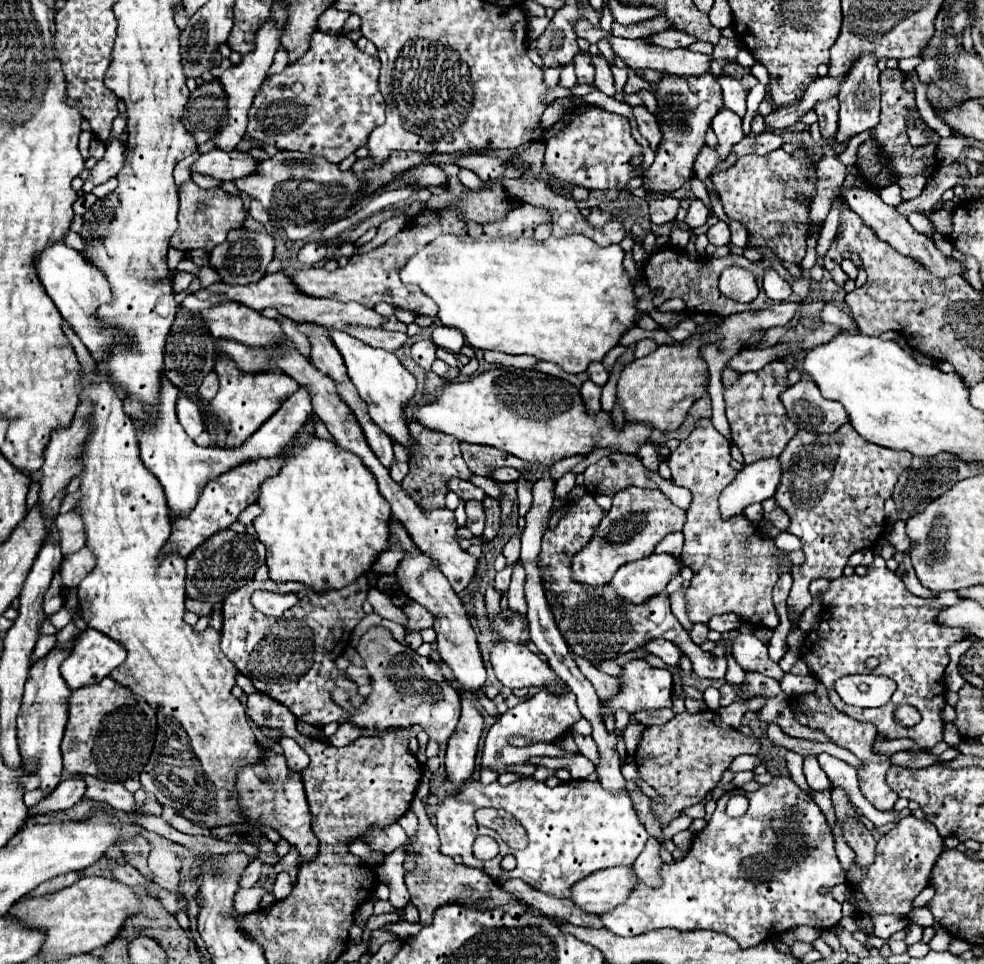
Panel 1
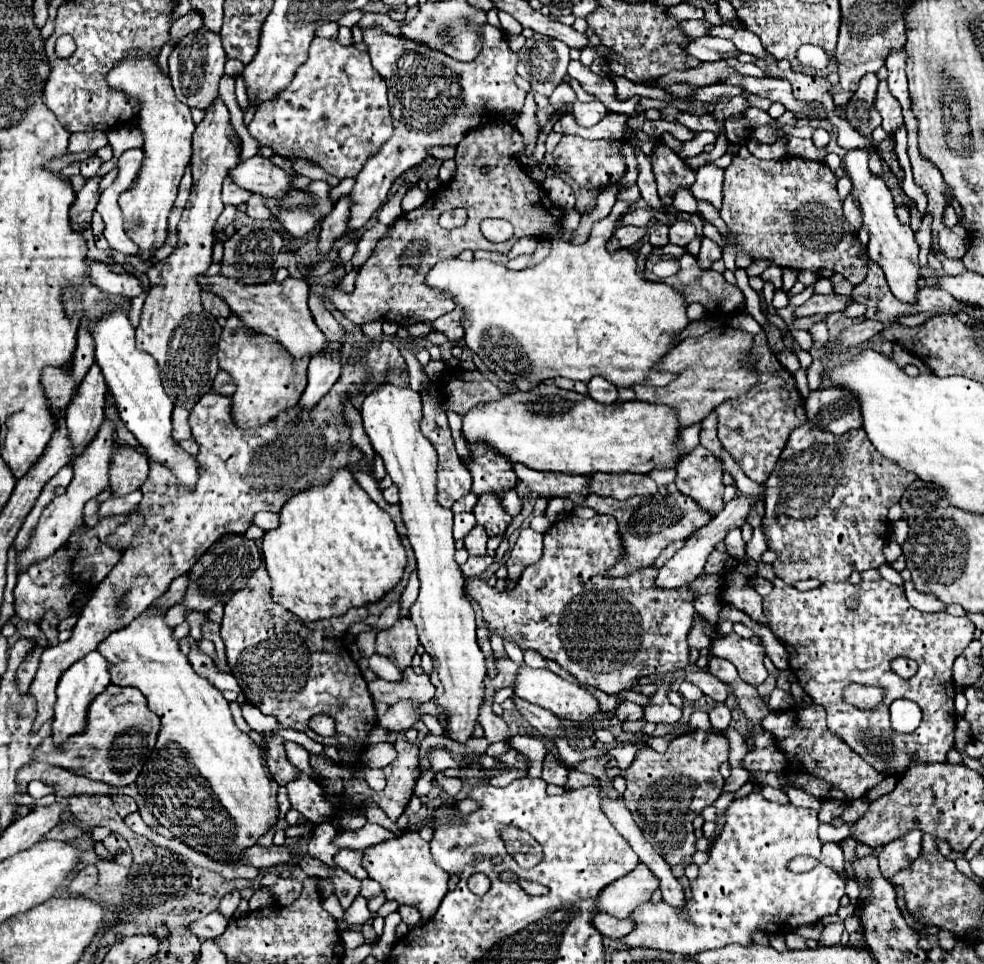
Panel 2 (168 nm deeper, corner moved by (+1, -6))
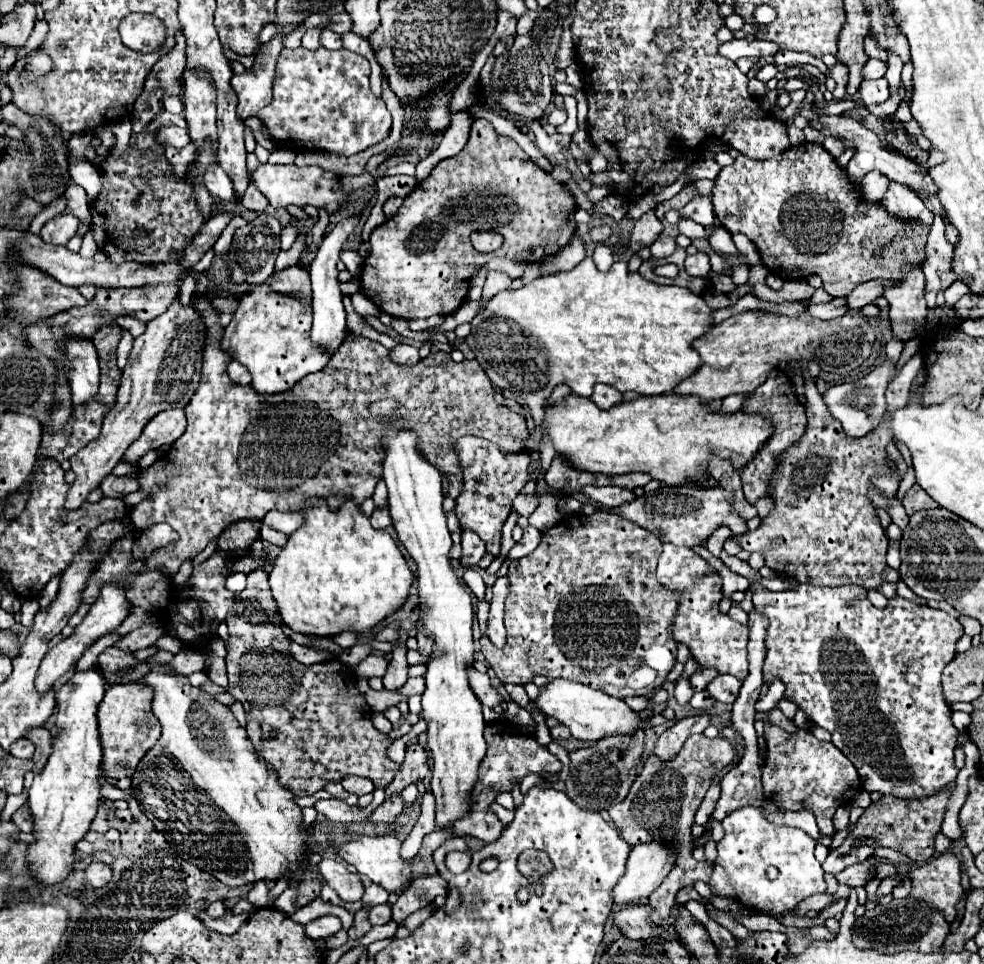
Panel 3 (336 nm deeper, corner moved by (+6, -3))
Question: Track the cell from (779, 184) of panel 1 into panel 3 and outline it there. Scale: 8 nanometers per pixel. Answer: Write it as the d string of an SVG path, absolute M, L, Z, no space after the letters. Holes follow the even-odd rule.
M799 144L799 146L793 146L789 150L785 150L783 154L779 154L777 158L769 158L769 160L753 160L753 158L747 158L743 154L739 154L735 158L735 162L731 166L723 166L719 176L715 178L715 186L713 186L713 208L715 208L715 216L717 220L721 222L723 228L727 228L731 234L745 234L759 250L761 254L761 260L763 260L763 266L767 266L771 270L771 274L783 278L783 280L803 280L811 274L819 274L823 278L823 288L827 294L831 296L845 296L849 294L855 286L867 282L867 280L875 280L875 278L897 278L899 276L899 266L901 264L921 264L925 252L925 242L927 242L927 226L921 226L917 222L909 222L909 220L897 220L895 216L891 216L881 204L867 204L865 198L861 194L857 194L855 186L847 180L845 176L845 170L841 170L835 162L833 156L829 156L829 152L821 146L821 144ZM889 244L889 250L883 252L885 260L879 260L879 248L881 246L887 246Z

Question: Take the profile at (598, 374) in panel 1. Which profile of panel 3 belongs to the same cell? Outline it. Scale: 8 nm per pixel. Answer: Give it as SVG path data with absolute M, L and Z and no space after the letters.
M595 384L593 386L593 394L591 394L591 400L599 406L599 408L611 408L615 404L621 402L621 392L613 386L605 386L605 384Z

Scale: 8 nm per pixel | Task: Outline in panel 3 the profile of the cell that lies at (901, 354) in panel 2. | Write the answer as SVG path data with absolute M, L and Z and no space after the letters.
M885 358L877 368L873 368L859 382L845 382L845 384L835 384L827 388L827 392L823 394L823 402L829 408L831 416L841 422L845 434L859 438L879 426L881 414L885 414L885 408L887 408L885 390L889 386L889 380L895 376L895 370L897 370L897 364Z

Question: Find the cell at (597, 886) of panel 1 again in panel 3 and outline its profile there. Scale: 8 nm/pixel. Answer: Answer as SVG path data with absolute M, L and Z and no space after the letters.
M657 842L633 846L629 866L613 888L613 902L617 906L627 906L647 898L653 890L657 890L671 868L673 852L665 846Z

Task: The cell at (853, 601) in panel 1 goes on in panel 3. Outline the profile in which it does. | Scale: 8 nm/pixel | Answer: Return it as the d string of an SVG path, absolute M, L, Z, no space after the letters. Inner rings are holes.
M751 582L751 592L753 592L753 604L755 610L761 612L767 620L767 638L765 638L765 646L767 646L767 656L765 656L765 666L763 666L763 680L771 682L775 676L779 676L787 690L785 690L785 698L793 700L799 708L803 708L809 716L811 722L815 722L817 726L825 728L831 732L833 736L833 744L853 762L853 766L857 768L859 776L861 776L861 784L867 792L881 792L881 794L893 794L899 798L925 798L933 792L937 792L941 786L953 782L957 778L957 768L953 764L953 750L957 744L957 728L951 722L951 708L945 702L945 696L941 692L941 672L943 668L955 658L955 644L957 640L963 636L963 626L949 616L943 610L935 610L929 606L919 606L911 600L905 600L901 596L889 598L889 604L885 608L875 608L869 600L867 600L867 592L861 590L861 586L813 586L813 584L797 584L791 590L783 590L783 592L769 592L761 582ZM853 600L851 606L847 606L847 602ZM871 684L873 684L873 696L871 696ZM873 706L877 708L877 712L873 712Z

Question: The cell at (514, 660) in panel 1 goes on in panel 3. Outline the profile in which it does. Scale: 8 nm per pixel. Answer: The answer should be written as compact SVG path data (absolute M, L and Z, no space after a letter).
M555 678L547 682L547 686L539 688L535 706L543 714L553 716L561 724L565 724L571 730L573 738L577 740L601 740L609 734L631 734L641 726L639 714L633 712L623 700L613 698L605 692L597 692L585 684L563 680L563 678Z

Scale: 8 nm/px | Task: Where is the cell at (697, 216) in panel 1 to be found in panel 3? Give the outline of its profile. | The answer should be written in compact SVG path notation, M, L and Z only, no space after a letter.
M661 236L657 238L657 242L653 242L651 246L651 254L655 258L665 258L665 256L671 256L673 250L675 250L675 238L673 236Z

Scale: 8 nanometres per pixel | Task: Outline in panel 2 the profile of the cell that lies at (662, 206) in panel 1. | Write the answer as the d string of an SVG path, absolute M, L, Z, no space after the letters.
M662 223L650 225L650 227L648 227L648 243L650 243L652 247L664 247L664 245L668 245L666 233L668 233L668 227L666 227L666 225L662 225Z

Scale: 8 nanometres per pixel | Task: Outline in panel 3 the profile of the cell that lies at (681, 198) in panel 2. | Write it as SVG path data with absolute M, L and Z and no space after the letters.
M707 226L711 228L711 236L709 236L709 244L713 246L715 252L723 252L723 254L737 254L737 248L731 240L731 234L723 228L723 226Z

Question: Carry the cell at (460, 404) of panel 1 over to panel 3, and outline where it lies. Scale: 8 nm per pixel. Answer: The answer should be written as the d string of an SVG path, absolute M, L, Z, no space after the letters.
M569 394L557 404L543 406L543 412L543 422L527 438L519 440L525 452L539 452L545 438L549 438L557 456L581 472L607 476L647 472L669 486L691 484L689 478L703 478L711 454L729 458L737 470L771 436L771 424L761 416L749 416L741 410L723 416L711 412L695 396L677 394L639 396L633 402L619 402L609 410L601 410L591 398Z

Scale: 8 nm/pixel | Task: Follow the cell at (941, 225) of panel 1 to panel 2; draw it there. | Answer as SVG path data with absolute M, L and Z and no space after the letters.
M937 253L935 257L942 264L944 271L948 275L960 275L966 271L962 260L949 259L943 253Z

